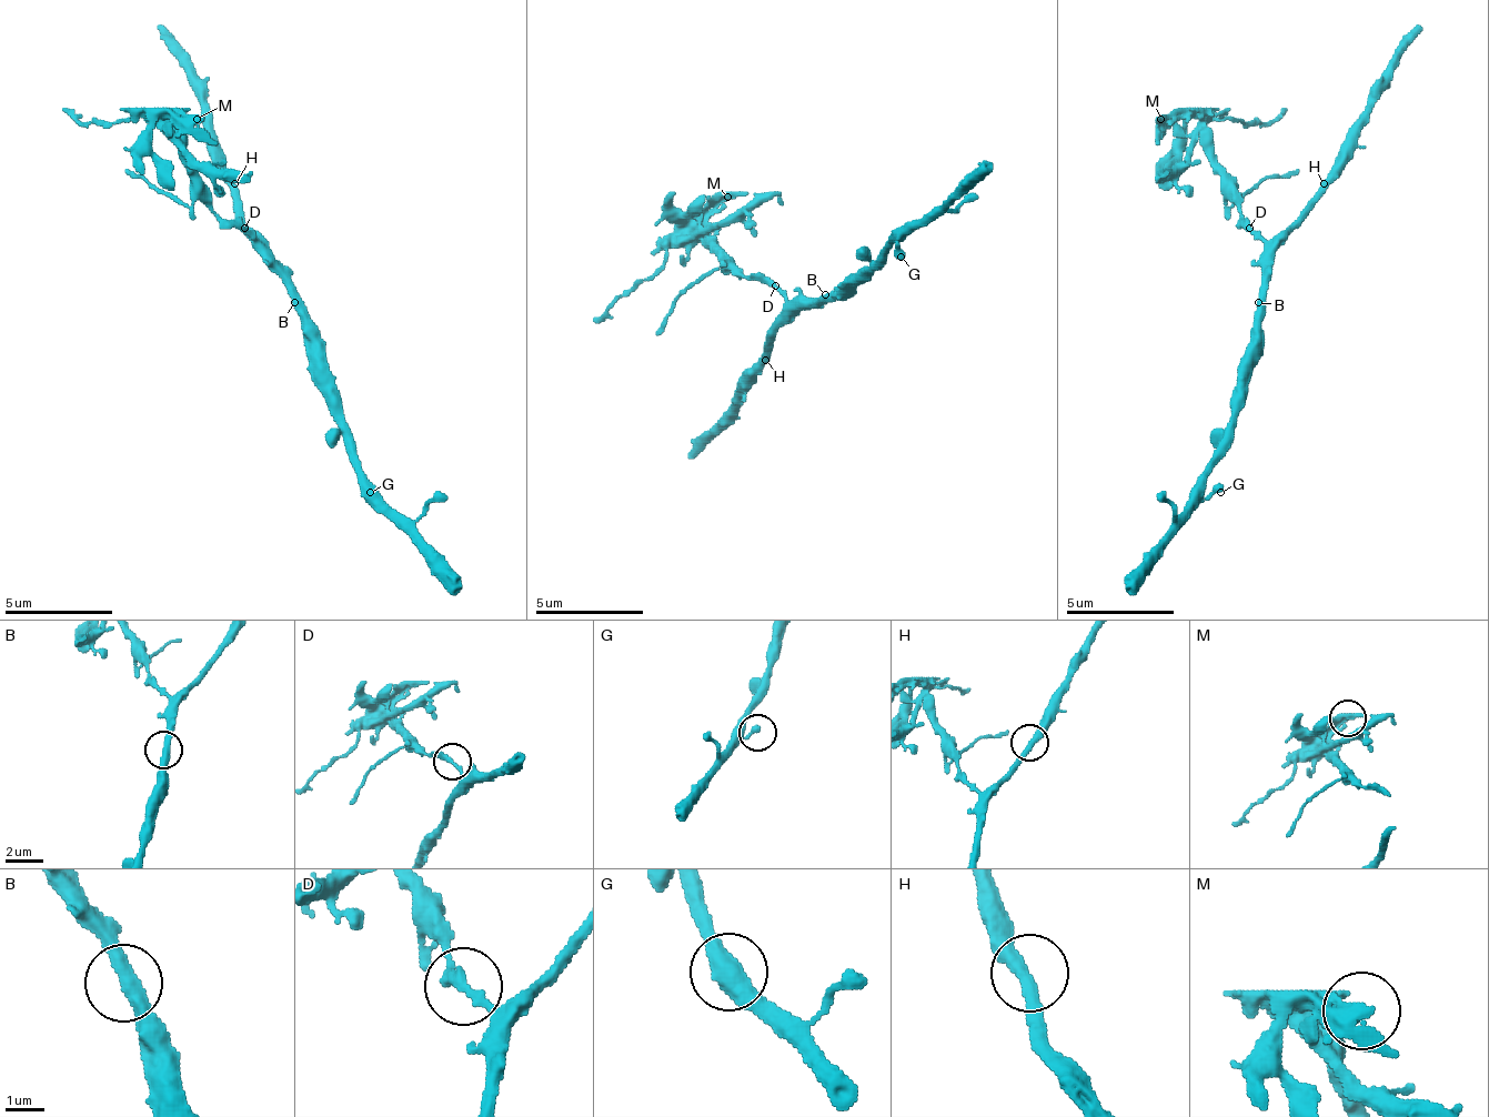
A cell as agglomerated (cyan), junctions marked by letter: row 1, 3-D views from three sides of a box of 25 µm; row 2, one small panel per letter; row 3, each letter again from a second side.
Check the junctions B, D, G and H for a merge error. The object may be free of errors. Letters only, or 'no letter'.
D

